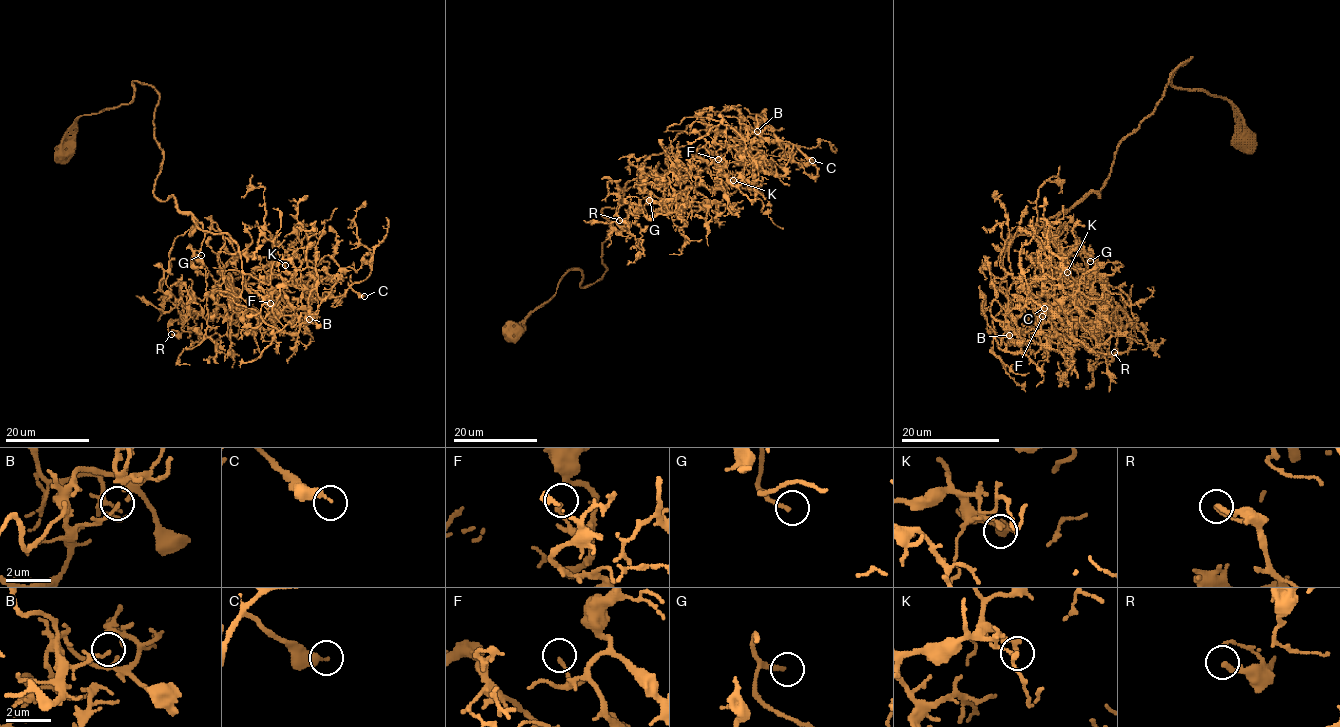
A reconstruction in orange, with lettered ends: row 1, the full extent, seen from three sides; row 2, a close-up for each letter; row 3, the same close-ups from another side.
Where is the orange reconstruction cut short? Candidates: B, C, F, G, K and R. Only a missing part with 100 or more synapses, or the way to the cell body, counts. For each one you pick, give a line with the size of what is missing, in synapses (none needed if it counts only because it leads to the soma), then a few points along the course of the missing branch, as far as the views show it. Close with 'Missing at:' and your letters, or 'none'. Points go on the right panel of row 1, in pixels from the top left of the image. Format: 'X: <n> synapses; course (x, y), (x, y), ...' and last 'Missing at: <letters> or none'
G: 200 synapses; course (1090, 261), (1101, 252), (1108, 256), (1111, 274), (1125, 299), (1125, 320), (1129, 324), (1147, 324), (1161, 312)
Missing at: G

